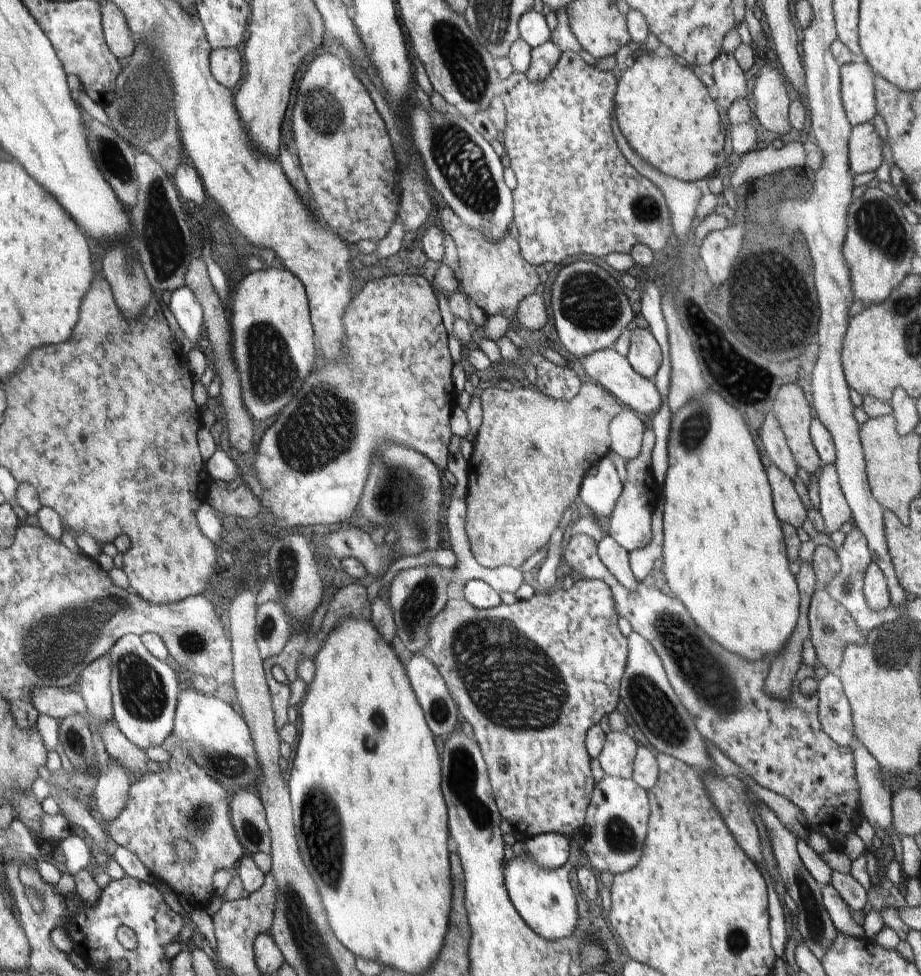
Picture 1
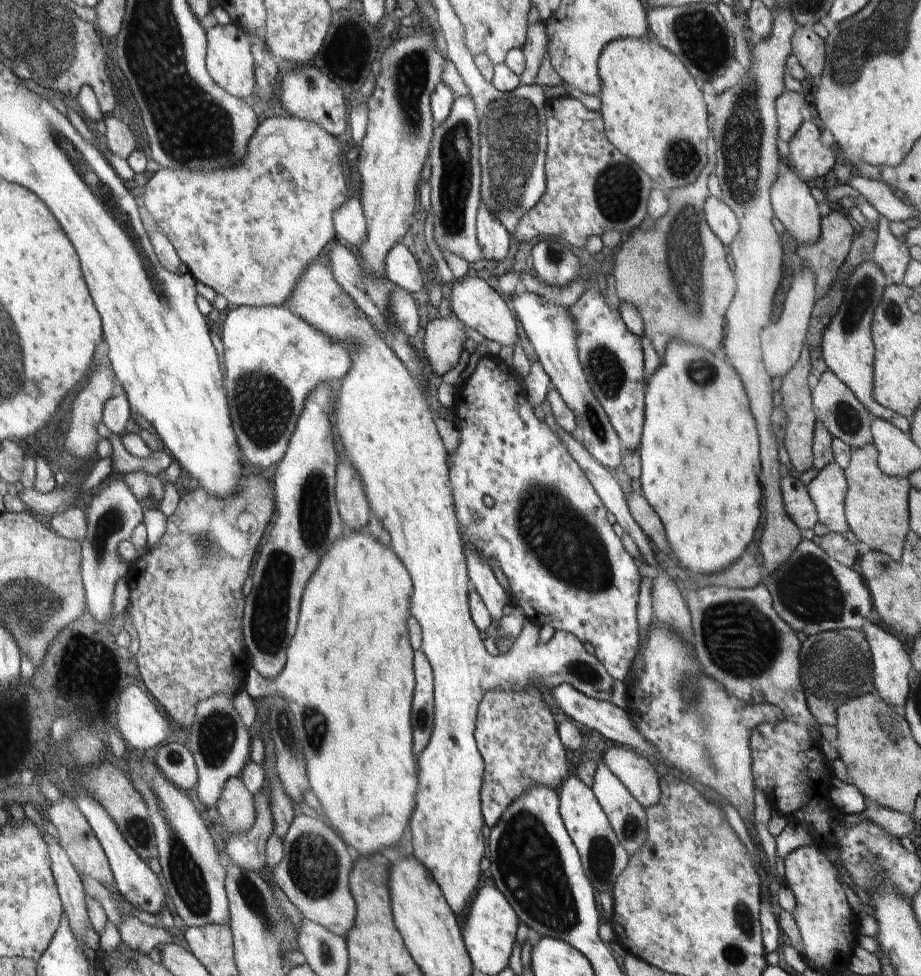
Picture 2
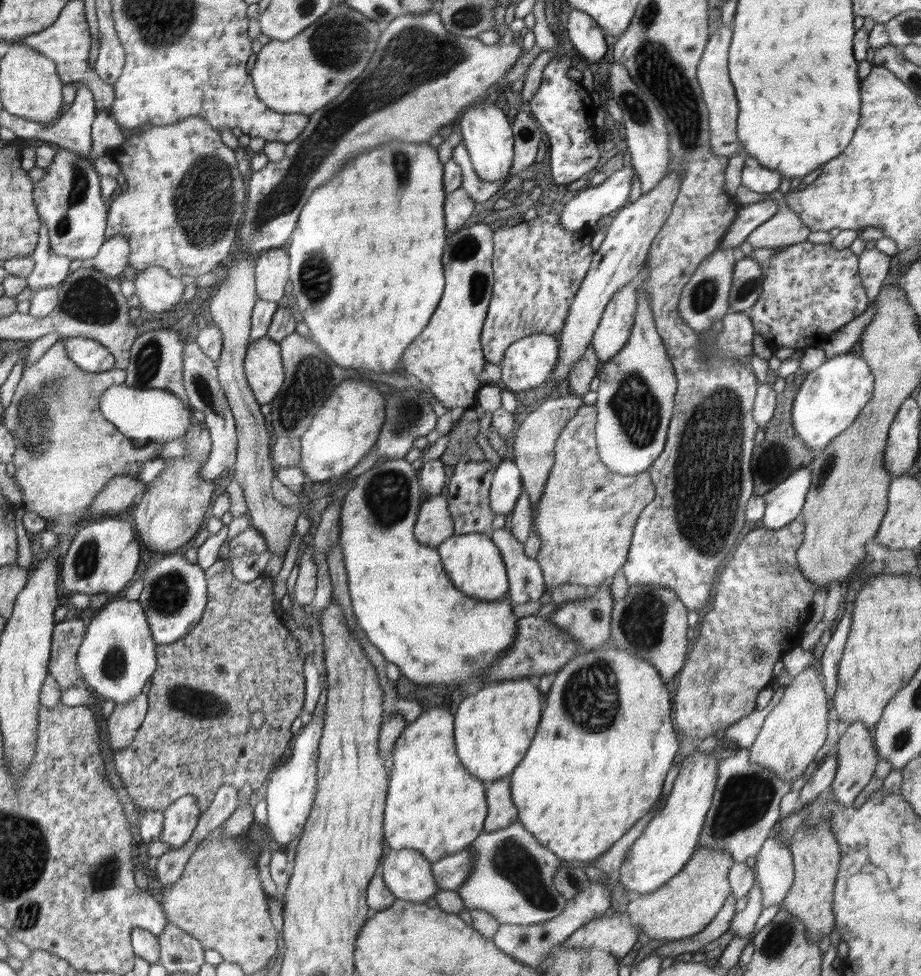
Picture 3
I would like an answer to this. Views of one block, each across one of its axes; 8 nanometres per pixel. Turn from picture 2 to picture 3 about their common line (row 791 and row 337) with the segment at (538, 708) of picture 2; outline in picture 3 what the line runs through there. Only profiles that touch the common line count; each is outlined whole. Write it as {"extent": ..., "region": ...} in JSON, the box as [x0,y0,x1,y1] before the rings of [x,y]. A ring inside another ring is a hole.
{"extent":[481,208,595,366],"region":[[[559,208],[527,222],[501,226],[493,232],[493,290],[481,330],[481,350],[487,364],[499,366],[505,350],[521,338],[533,334],[555,338],[563,330],[569,306],[573,304],[595,254],[591,246],[593,236],[593,228],[579,228],[577,232],[561,228]]]}

